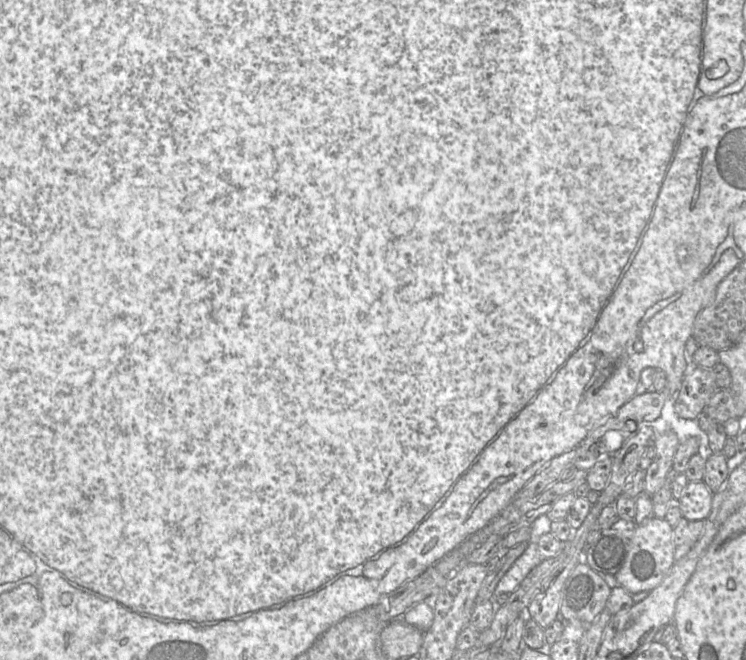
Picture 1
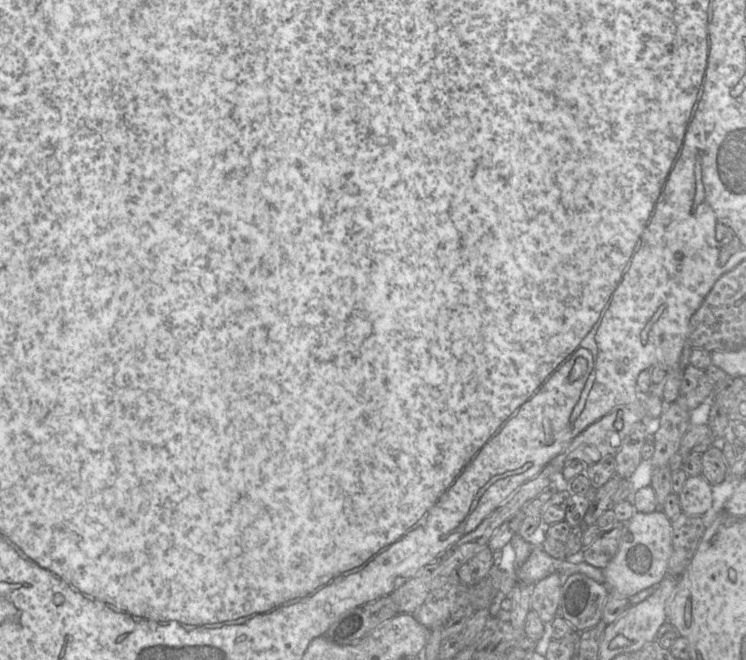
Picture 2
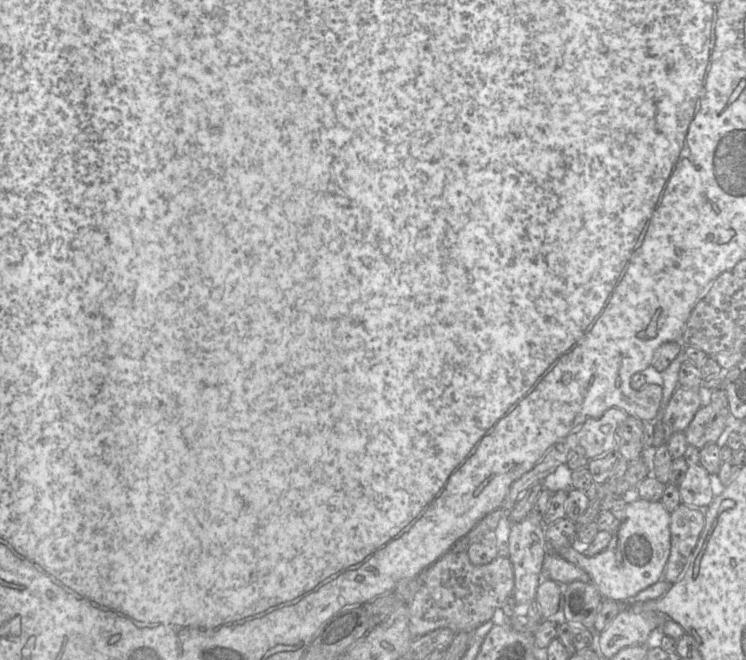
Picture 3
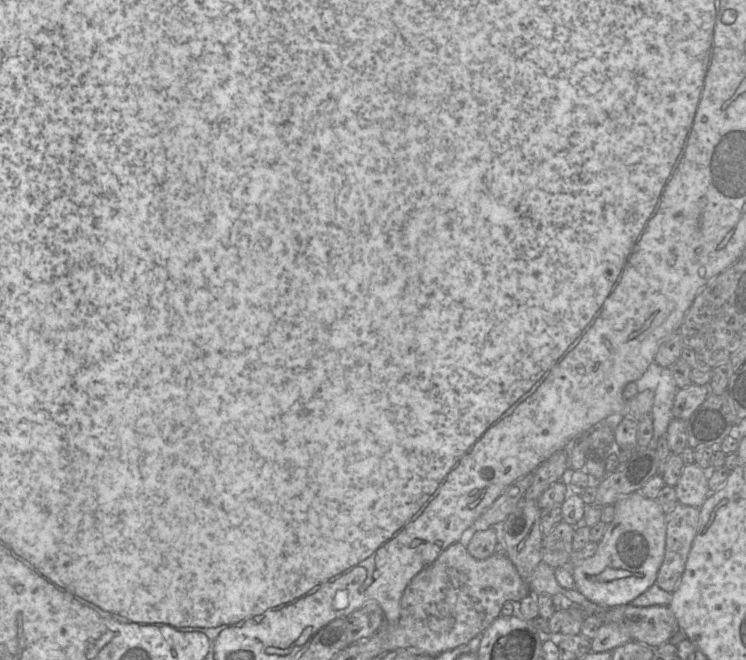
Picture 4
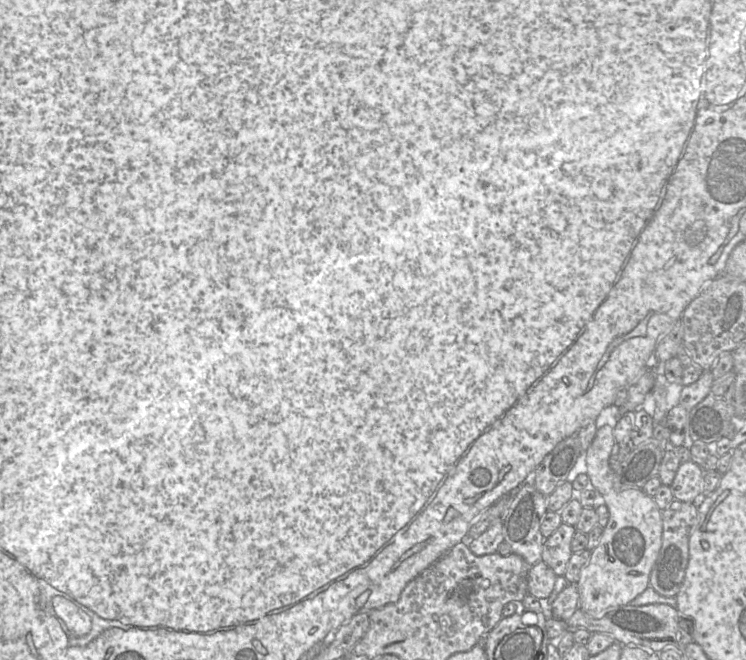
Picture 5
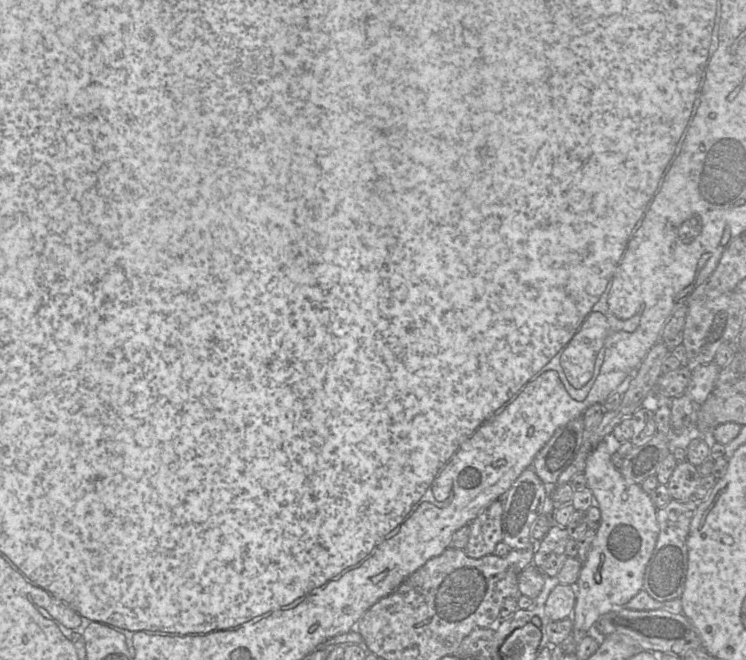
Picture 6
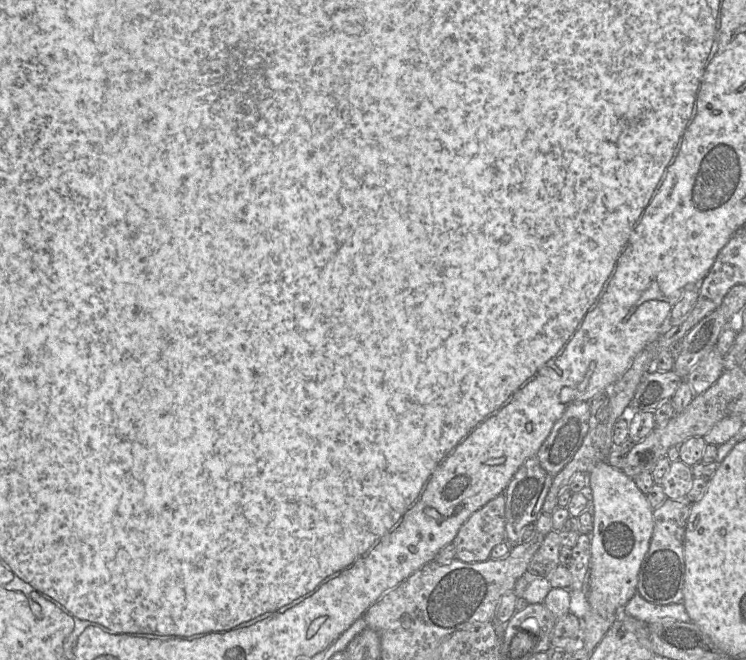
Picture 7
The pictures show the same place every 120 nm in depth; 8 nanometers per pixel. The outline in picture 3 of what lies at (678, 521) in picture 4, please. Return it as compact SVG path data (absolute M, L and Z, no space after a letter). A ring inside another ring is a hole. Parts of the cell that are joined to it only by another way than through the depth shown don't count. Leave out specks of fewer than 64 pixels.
M680 504L670 514L671 549L663 579L674 584L682 576L705 525L705 510Z

